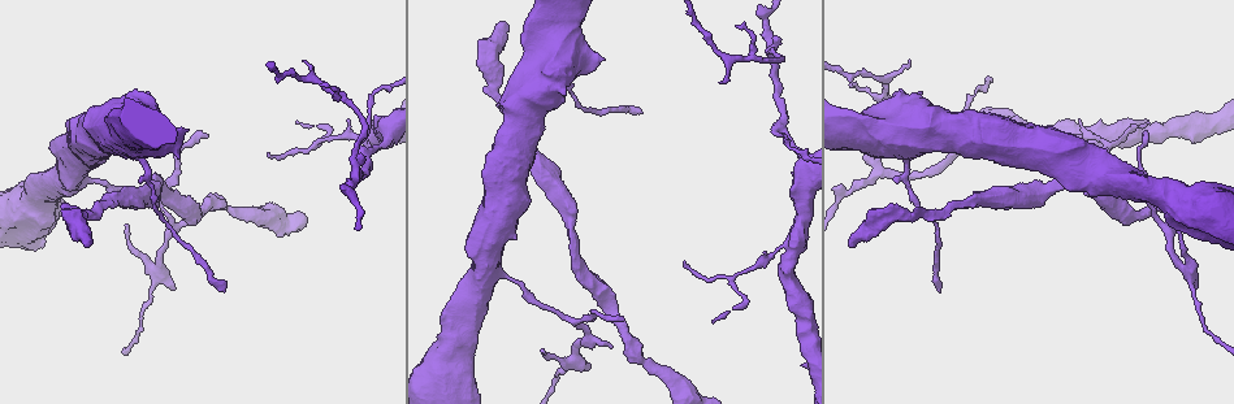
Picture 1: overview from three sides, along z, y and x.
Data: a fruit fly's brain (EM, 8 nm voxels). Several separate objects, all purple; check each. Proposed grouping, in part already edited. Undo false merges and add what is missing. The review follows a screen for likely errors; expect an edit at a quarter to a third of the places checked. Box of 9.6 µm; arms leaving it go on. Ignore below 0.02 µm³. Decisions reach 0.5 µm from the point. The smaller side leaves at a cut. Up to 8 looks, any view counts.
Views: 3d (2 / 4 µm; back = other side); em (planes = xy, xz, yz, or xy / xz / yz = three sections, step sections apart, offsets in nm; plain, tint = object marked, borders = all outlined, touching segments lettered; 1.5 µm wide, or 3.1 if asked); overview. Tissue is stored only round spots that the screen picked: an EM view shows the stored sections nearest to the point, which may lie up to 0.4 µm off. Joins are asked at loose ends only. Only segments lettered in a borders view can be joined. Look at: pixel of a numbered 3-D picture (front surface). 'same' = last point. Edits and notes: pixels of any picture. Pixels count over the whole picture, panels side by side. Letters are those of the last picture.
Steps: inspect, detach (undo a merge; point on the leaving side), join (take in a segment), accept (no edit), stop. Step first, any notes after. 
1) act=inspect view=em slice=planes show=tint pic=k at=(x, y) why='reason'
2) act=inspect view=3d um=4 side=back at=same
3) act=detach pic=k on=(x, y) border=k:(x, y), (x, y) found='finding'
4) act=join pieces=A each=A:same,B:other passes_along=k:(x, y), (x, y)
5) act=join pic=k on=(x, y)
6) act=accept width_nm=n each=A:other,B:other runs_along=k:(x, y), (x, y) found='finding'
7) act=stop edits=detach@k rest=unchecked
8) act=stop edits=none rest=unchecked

act=inspect view=3d um=4 pic=1 at=(501, 275)

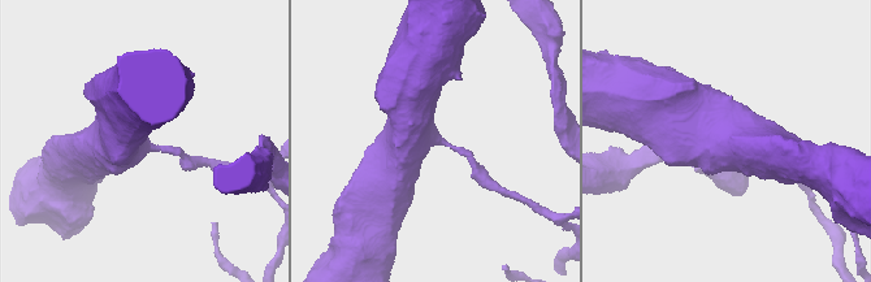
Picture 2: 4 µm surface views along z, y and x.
act=inspect view=em slice=planes show=tint pic=2 at=(433, 136) why='shape alone is not enough'

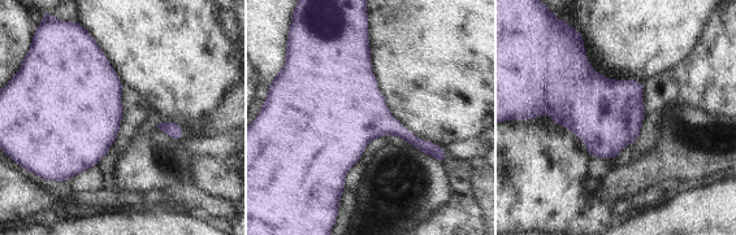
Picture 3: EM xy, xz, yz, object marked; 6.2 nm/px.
act=inspect view=em slice=planes show=borders at=same

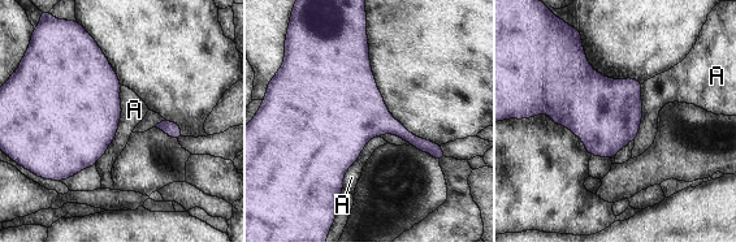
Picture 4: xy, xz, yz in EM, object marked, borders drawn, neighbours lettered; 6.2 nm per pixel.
act=accept each=A:other border=4:(122, 85), (117, 133), (95, 164) found='all the same cell'

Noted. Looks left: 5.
act=inspect view=3d um=4 pic=1 at=(157, 191) why='thick turns thin'

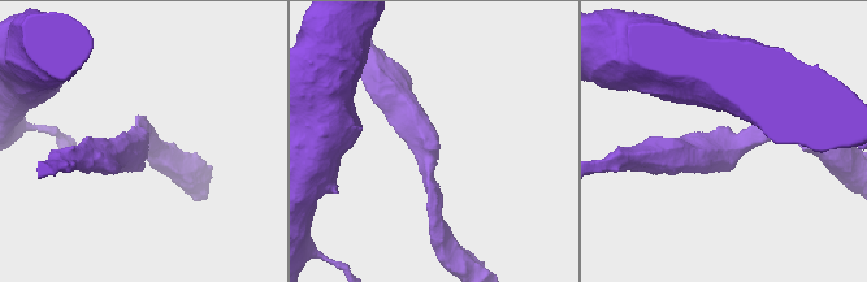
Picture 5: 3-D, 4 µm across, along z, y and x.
act=inspect view=em slice=planes show=borders pic=5 at=(726, 147) arm_widths_nm=220,340

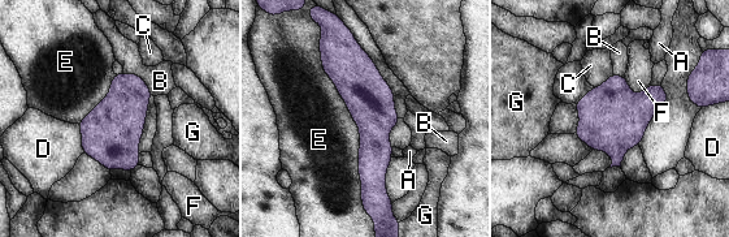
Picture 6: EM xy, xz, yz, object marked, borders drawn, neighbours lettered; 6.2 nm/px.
act=accept longest_contact=E:1050nm each=A:other,B:other,C:other,D:other,E:other,F:other,G:other runs_along=6:(350, 43), (373, 110), (376, 193) found='all the same cell'

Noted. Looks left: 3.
act=inspect view=em slice=xy step=8 show=tint pic=1 at=(154, 194) why='sudden change in width'

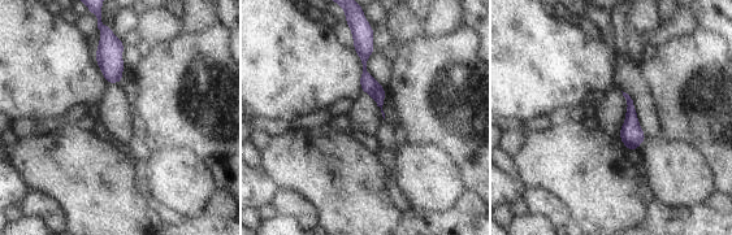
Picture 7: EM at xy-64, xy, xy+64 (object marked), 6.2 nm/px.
act=inspect view=em slice=xy step=8 show=borders at=same why='see the neighbours'

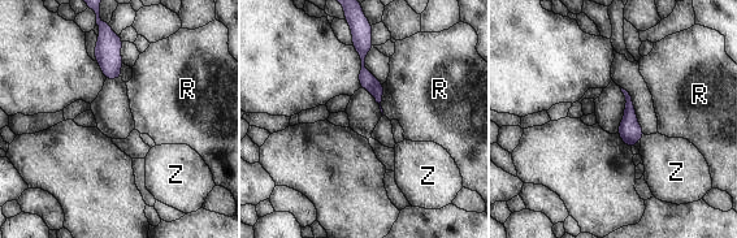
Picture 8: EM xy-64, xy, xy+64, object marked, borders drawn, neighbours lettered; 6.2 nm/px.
act=accept width_nm=50 each=R:other,Z:other found='continuous, no second cell'

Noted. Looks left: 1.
act=stop edits=none rest=unchecked

